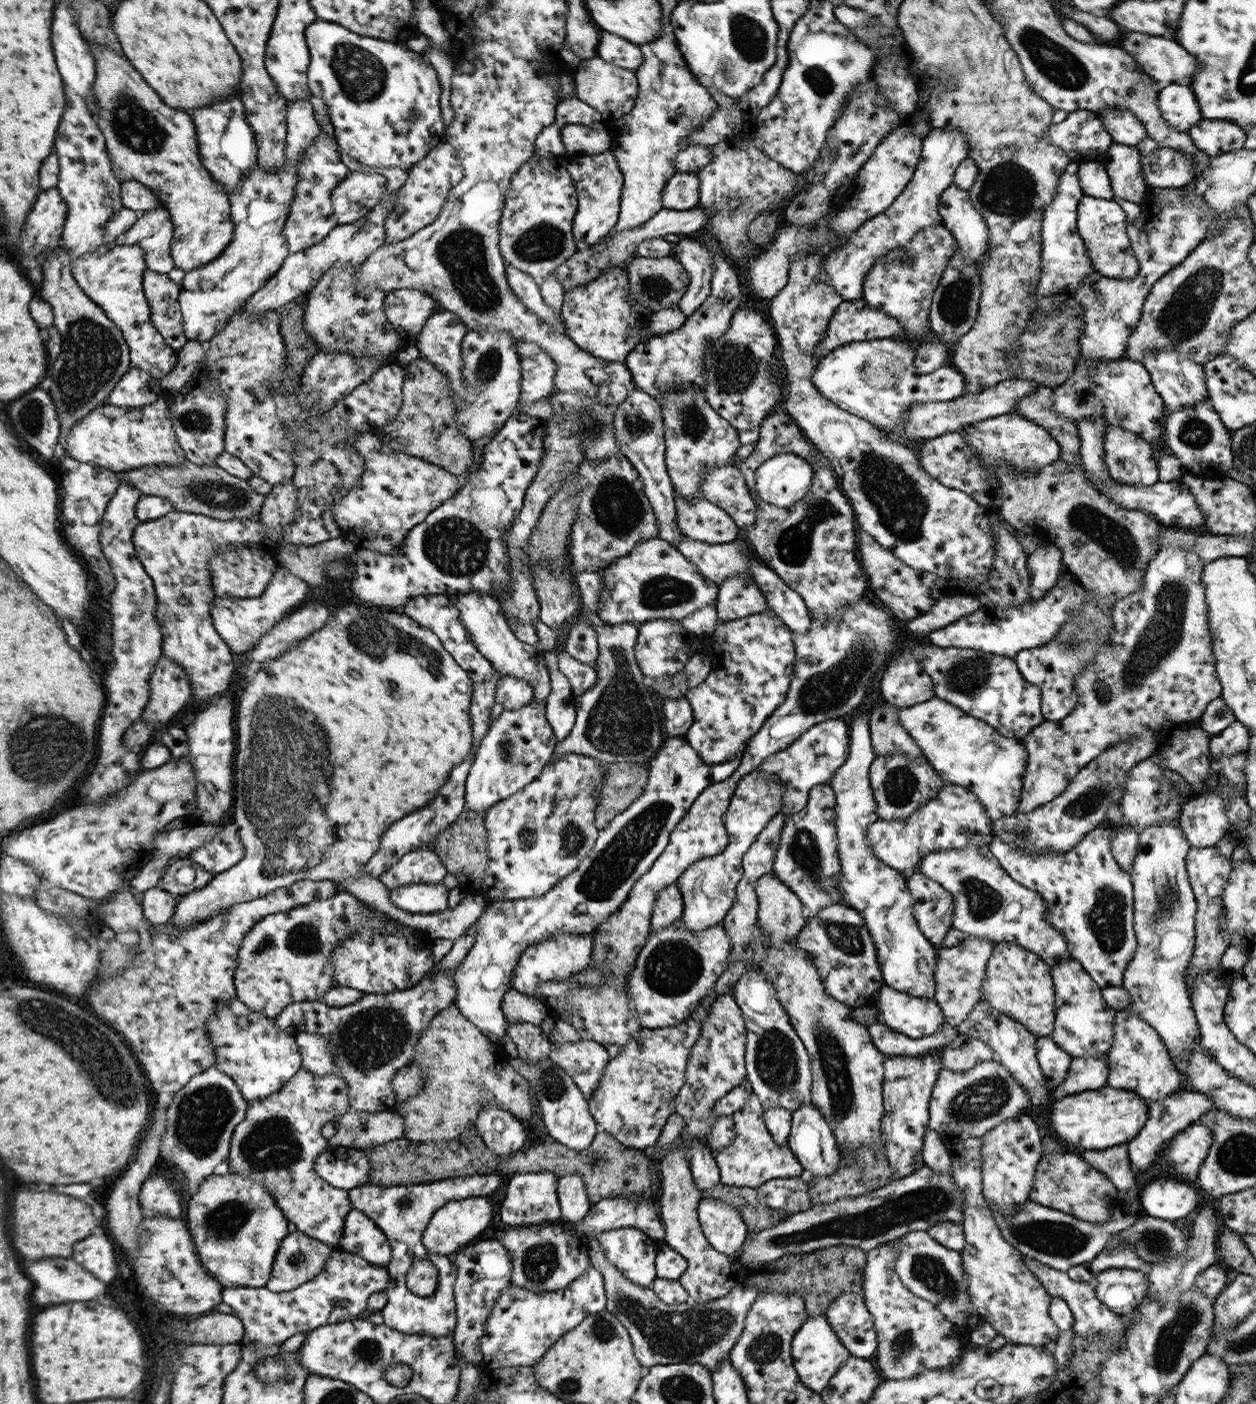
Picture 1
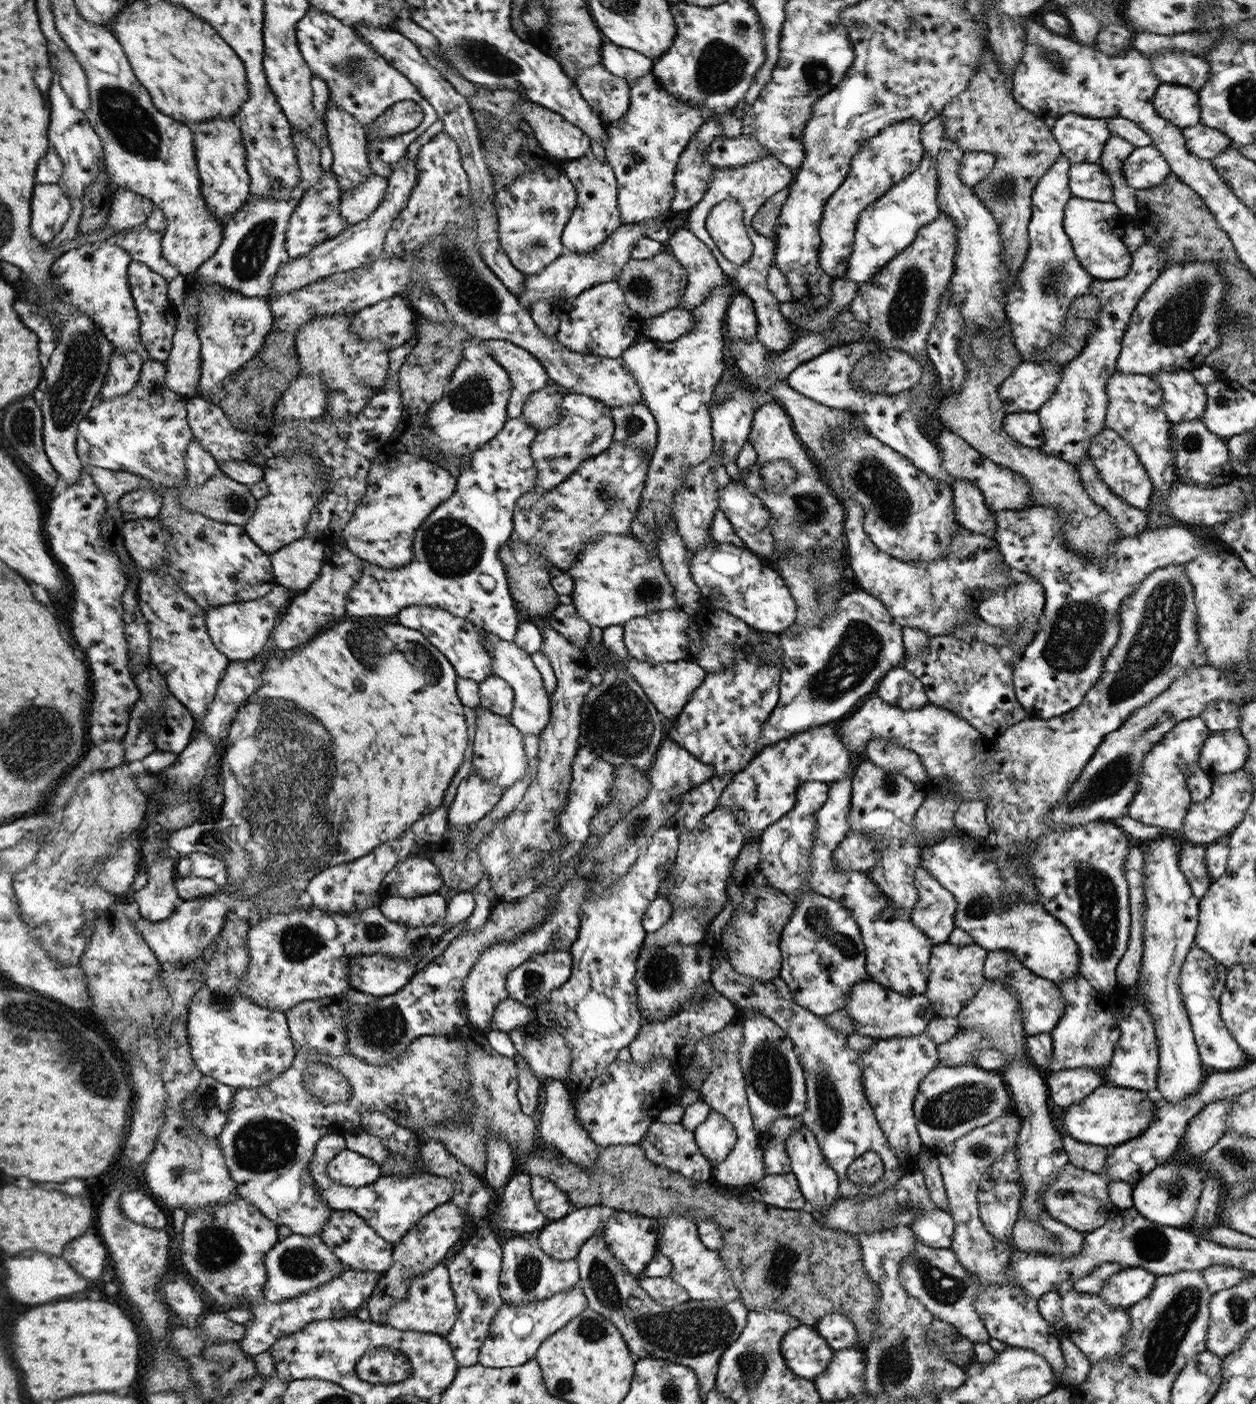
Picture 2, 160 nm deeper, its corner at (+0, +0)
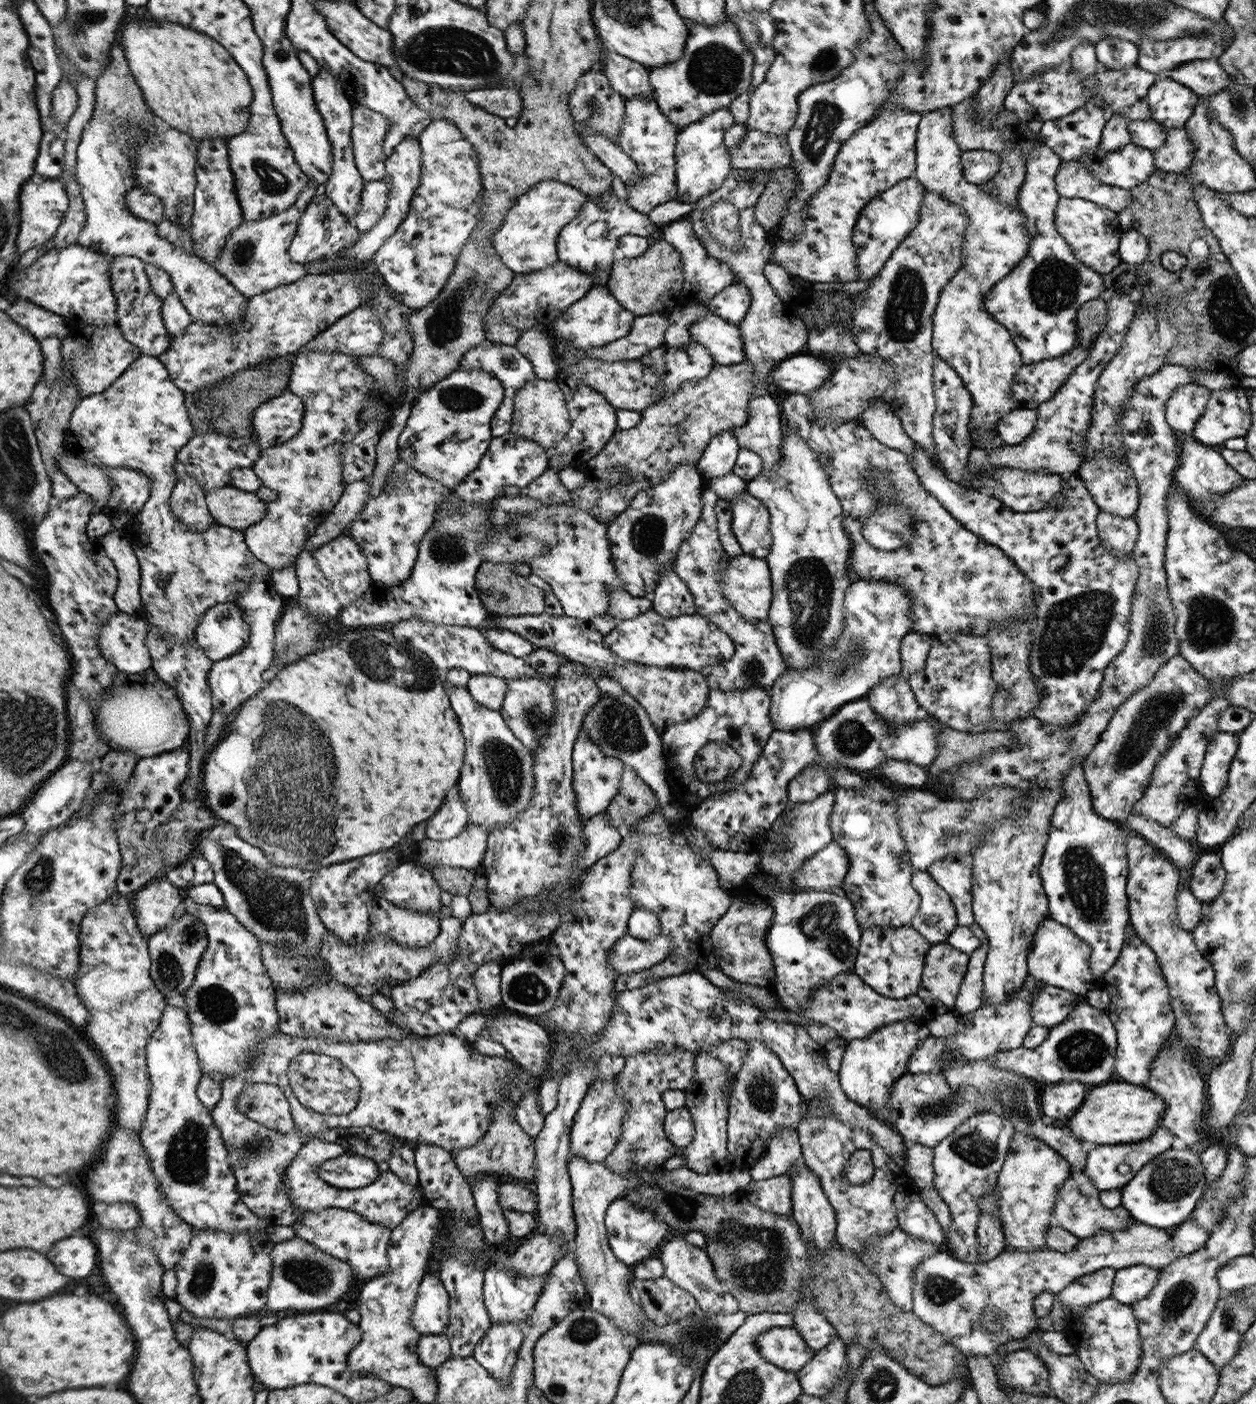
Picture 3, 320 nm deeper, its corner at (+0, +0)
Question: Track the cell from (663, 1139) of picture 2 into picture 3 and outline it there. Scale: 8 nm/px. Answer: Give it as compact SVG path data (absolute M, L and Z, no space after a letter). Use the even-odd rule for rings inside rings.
M674 1047L656 1052L641 1052L639 1055L625 1057L624 1070L616 1075L616 1095L618 1099L628 1101L626 1114L622 1119L622 1134L618 1138L616 1148L608 1154L604 1162L611 1171L620 1175L632 1175L635 1168L662 1166L664 1169L685 1167L685 1157L682 1149L676 1149L666 1133L664 1119L667 1114L662 1095L667 1090L687 1090L695 1086L694 1060L696 1054L684 1048Z

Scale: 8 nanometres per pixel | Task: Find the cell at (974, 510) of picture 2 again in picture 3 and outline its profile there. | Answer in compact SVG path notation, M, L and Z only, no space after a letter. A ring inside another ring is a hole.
M937 352L933 358L933 382L935 413L933 416L933 439L937 448L937 460L950 478L964 488L972 489L967 473L967 460L974 443L969 435L969 420L973 407L972 395L964 387L964 380Z

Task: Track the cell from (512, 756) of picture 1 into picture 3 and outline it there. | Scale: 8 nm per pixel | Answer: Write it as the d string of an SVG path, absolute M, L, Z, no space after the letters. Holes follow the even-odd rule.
M458 784L448 792L448 804L432 816L426 824L425 838L430 840L445 841L458 836L466 828L468 822L467 803L461 796Z

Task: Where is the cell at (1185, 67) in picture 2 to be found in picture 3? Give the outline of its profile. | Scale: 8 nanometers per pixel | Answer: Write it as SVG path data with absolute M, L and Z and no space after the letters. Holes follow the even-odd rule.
M1216 58L1186 62L1178 68L1166 70L1157 76L1158 79L1173 78L1199 96L1210 96L1222 92L1233 84L1232 78L1220 66Z

